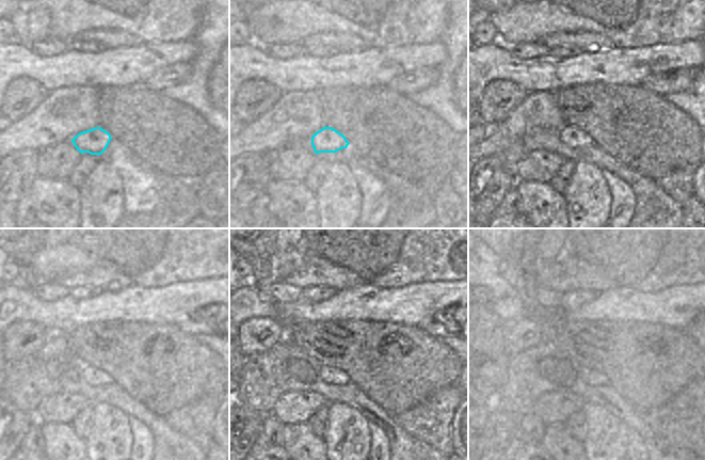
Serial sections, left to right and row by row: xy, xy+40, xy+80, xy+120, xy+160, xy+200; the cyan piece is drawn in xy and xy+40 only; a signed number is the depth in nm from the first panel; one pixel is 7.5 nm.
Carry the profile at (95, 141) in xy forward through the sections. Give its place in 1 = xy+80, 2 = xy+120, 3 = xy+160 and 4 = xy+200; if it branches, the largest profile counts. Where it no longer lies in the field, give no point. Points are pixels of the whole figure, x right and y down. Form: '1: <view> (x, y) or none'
1: xy+80 (572, 137)
2: xy+120 (93, 376)
3: xy+160 (331, 375)
4: xy+200 (591, 377)

